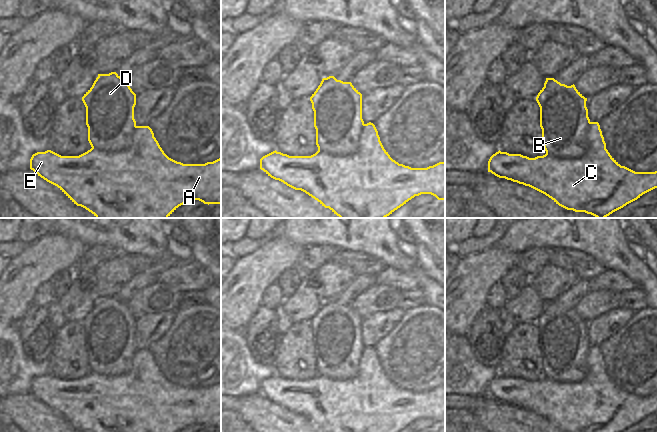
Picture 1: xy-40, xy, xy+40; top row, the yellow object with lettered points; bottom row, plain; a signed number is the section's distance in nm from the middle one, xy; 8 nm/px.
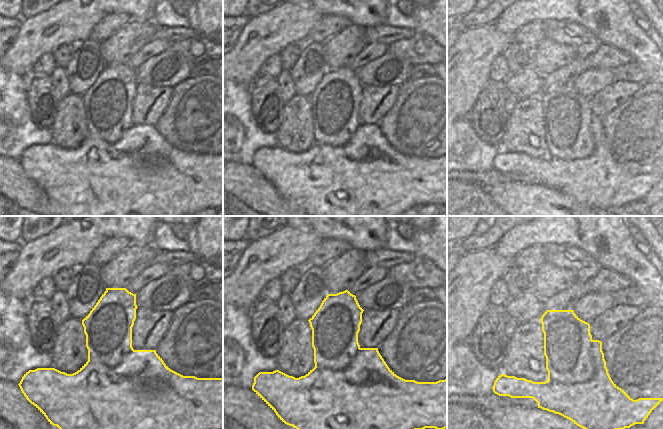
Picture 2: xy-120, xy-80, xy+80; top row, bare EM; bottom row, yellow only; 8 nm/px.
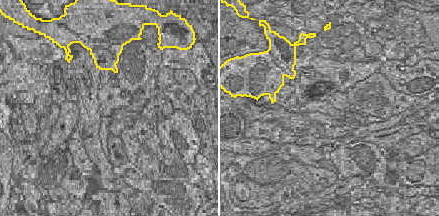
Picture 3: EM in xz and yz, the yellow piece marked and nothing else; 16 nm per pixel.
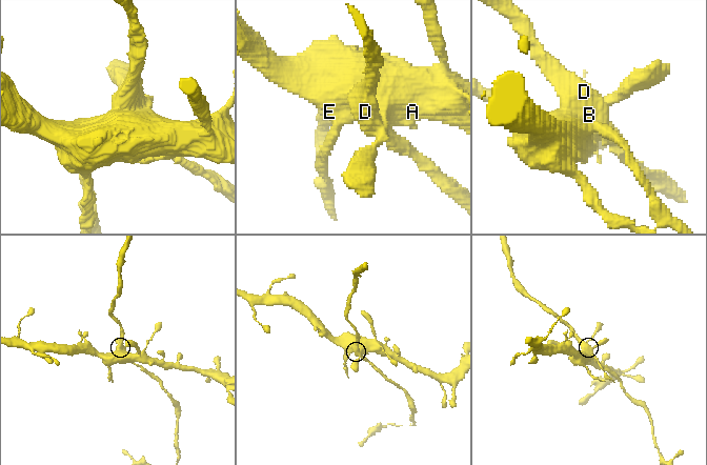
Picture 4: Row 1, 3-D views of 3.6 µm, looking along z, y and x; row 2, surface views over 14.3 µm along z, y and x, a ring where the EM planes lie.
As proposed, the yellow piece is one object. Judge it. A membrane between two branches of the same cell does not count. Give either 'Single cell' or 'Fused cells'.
Fused cells

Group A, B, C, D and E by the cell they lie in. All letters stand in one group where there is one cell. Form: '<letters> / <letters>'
A C E / B D

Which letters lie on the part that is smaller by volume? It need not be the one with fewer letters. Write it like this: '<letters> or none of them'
B, D

